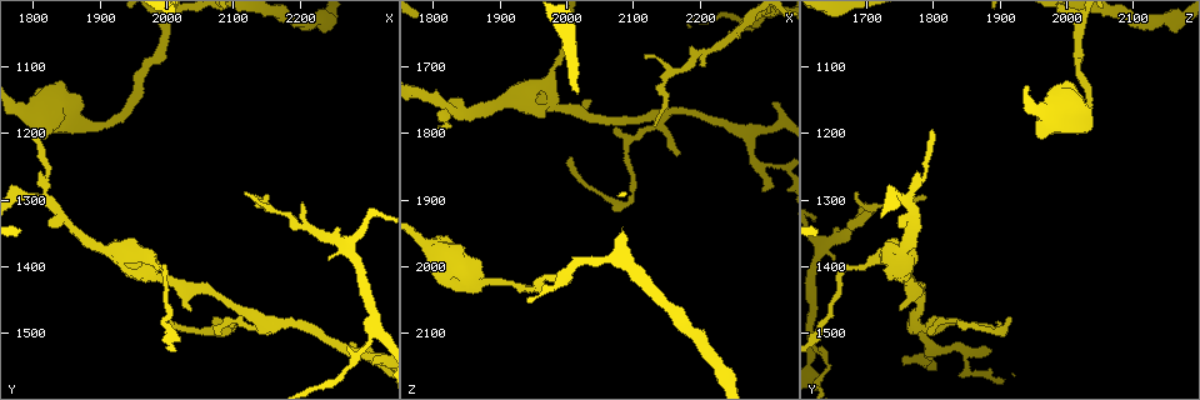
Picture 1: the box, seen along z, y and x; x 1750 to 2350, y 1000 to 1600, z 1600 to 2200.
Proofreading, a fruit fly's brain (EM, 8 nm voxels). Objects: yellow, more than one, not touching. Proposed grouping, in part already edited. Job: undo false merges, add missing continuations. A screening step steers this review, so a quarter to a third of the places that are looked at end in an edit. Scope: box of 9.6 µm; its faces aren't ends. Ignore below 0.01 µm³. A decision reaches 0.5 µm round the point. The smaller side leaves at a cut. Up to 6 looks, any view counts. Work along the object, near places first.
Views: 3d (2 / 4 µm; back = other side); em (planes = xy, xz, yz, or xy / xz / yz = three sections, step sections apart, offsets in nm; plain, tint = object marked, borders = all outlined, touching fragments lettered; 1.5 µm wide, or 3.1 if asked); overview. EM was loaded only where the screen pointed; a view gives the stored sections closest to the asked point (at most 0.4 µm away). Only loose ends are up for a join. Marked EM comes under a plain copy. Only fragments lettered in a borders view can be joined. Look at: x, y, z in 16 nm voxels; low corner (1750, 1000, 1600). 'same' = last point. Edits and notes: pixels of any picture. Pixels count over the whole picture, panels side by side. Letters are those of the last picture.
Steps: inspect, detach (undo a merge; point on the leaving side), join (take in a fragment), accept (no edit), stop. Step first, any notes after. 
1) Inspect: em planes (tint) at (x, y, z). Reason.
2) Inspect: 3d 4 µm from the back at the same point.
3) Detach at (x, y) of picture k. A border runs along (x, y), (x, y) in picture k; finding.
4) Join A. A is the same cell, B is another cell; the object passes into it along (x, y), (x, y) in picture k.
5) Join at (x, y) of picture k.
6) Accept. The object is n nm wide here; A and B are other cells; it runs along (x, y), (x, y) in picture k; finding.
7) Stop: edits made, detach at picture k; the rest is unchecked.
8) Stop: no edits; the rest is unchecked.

Inspect: 3d 2 µm at (1790, 1195, 1795). Tapers out.

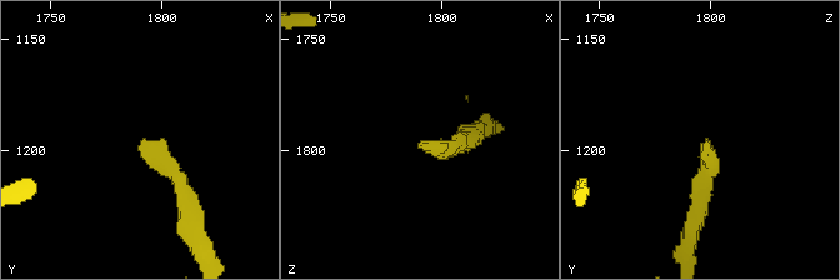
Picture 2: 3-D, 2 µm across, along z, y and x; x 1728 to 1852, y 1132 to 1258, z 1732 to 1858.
Inspect: em xz step 8 (borders) at (1790, 1197, 1796). Need the tissue.

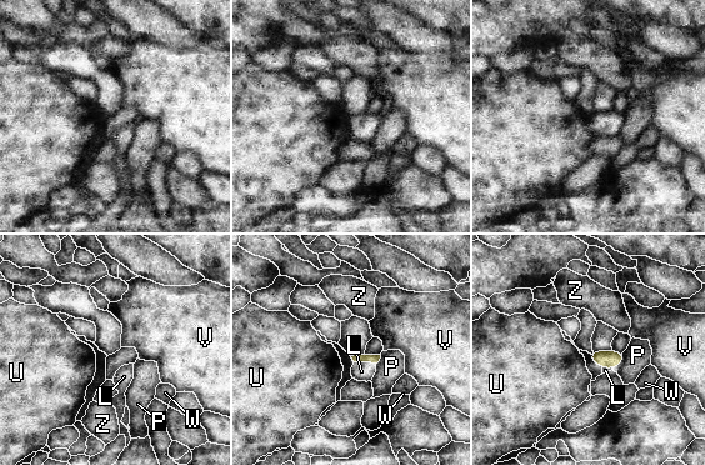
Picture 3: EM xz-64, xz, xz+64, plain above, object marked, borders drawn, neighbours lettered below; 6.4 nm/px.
Join at (361, 371) of picture 3. L is the same cell, P, U, V, W and Z are other cells; the object passes into it along (363, 358), (365, 361), (361, 371) in picture 3; the cell continues.

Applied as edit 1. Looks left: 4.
Inspect: overview. Redraw.

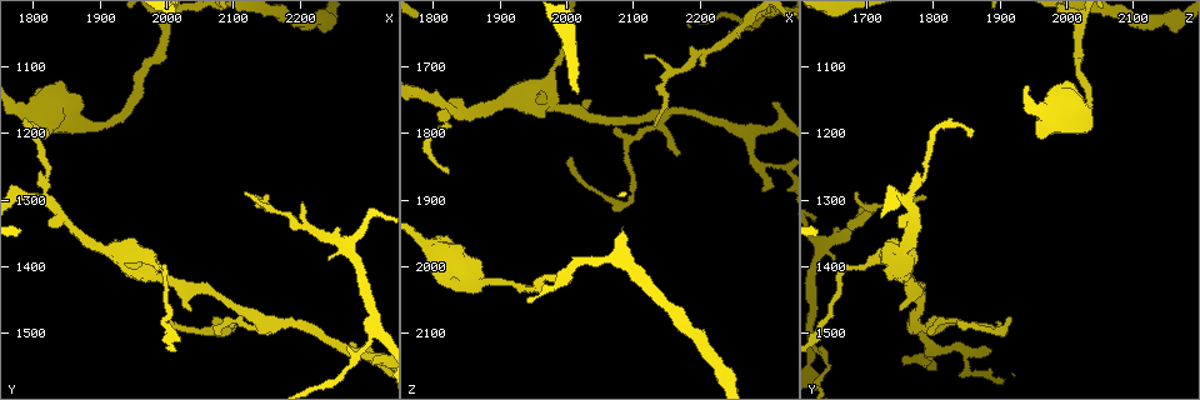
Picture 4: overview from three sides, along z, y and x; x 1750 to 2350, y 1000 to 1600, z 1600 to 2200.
Inspect: em yz step 4 (borders) at (1825, 1295, 1765). Sharp bend.

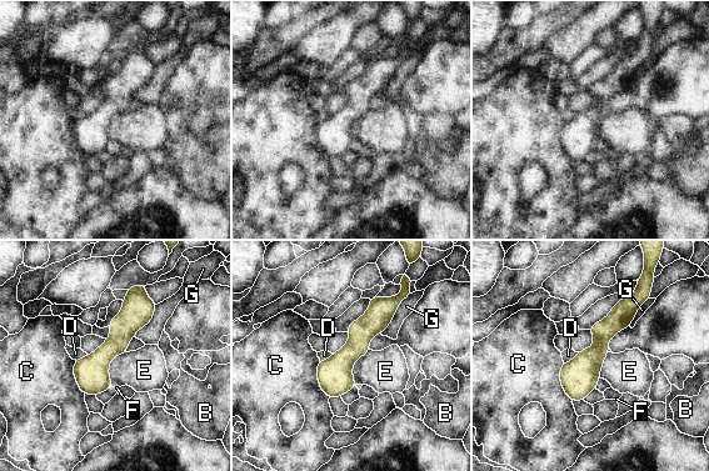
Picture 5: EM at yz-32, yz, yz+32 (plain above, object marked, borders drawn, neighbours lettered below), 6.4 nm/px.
Inspect: em planes (borders) at the same point.

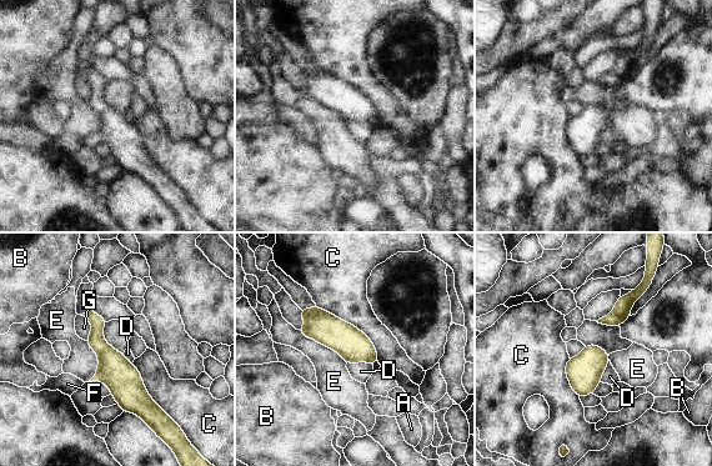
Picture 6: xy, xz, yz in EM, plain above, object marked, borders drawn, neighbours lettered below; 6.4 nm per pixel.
Accept. The longest contact is with C, 550 nm; A, B, C, D, E, F and G are other cells; it runs along (89, 315), (114, 370), (154, 416) in picture 6; one cell here.

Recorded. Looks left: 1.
Stop: edits made, join at picture 3; the rest is unchecked.

